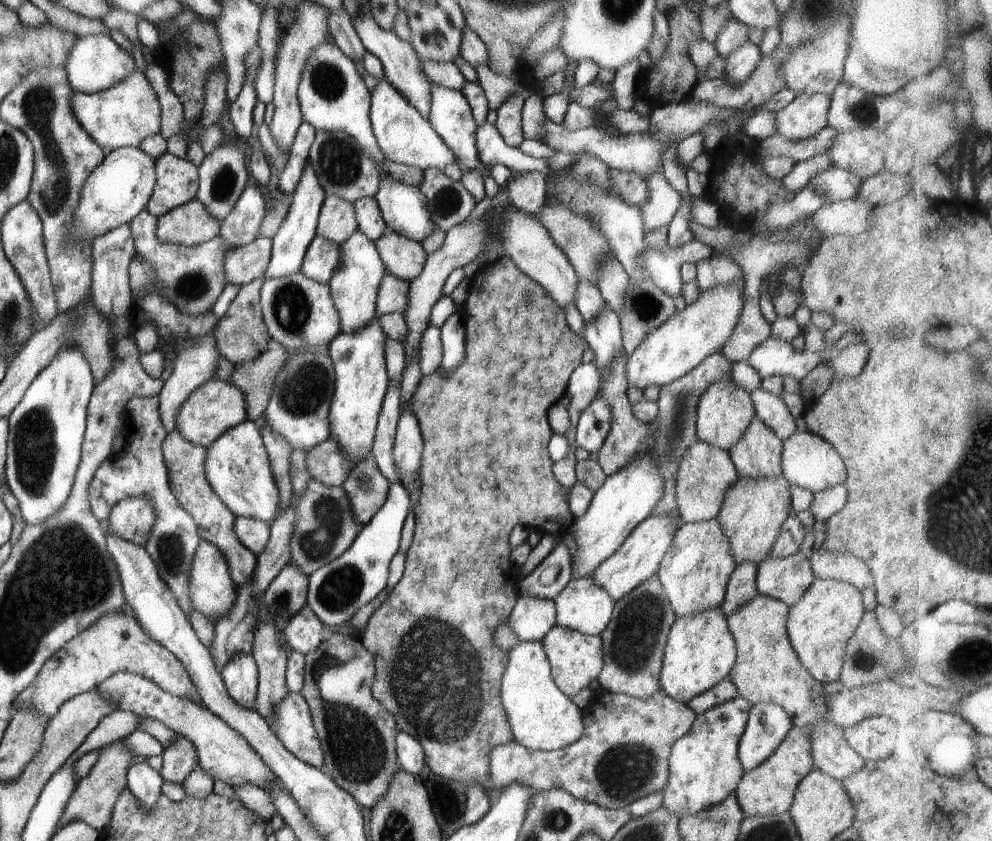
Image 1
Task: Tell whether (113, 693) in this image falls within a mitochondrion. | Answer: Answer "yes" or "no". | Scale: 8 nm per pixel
yes

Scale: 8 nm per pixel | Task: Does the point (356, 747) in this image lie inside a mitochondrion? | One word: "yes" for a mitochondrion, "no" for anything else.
yes

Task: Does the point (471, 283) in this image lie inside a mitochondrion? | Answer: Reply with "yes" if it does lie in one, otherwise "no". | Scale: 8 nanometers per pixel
no

